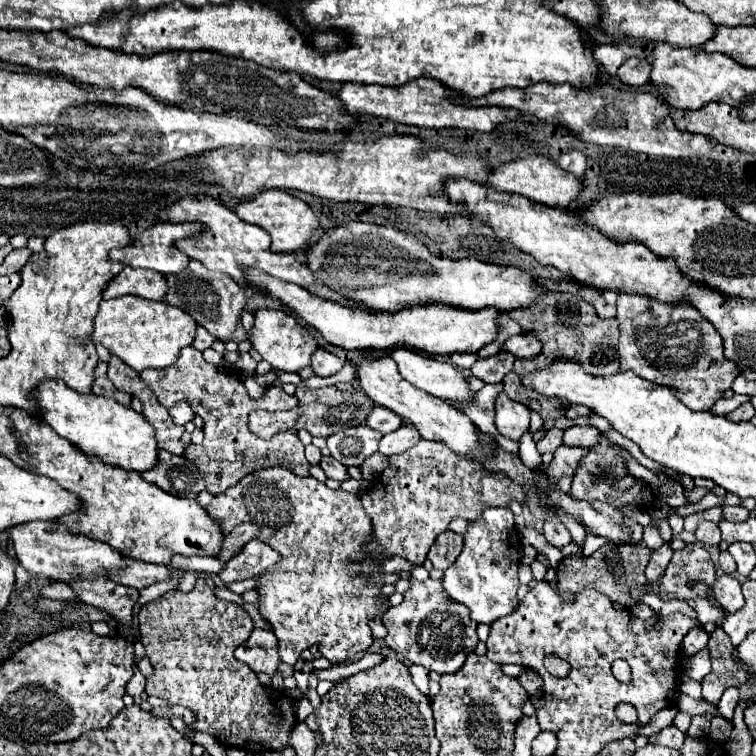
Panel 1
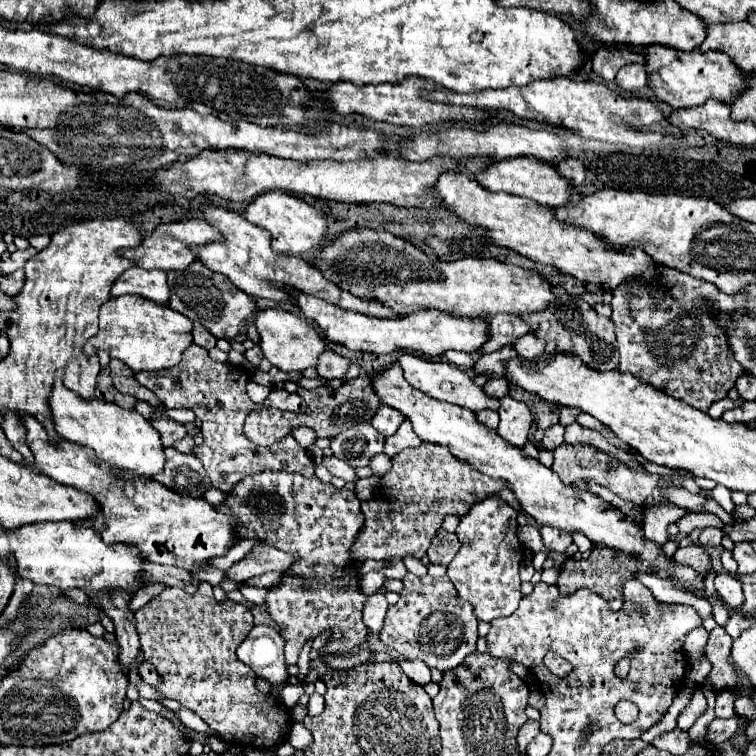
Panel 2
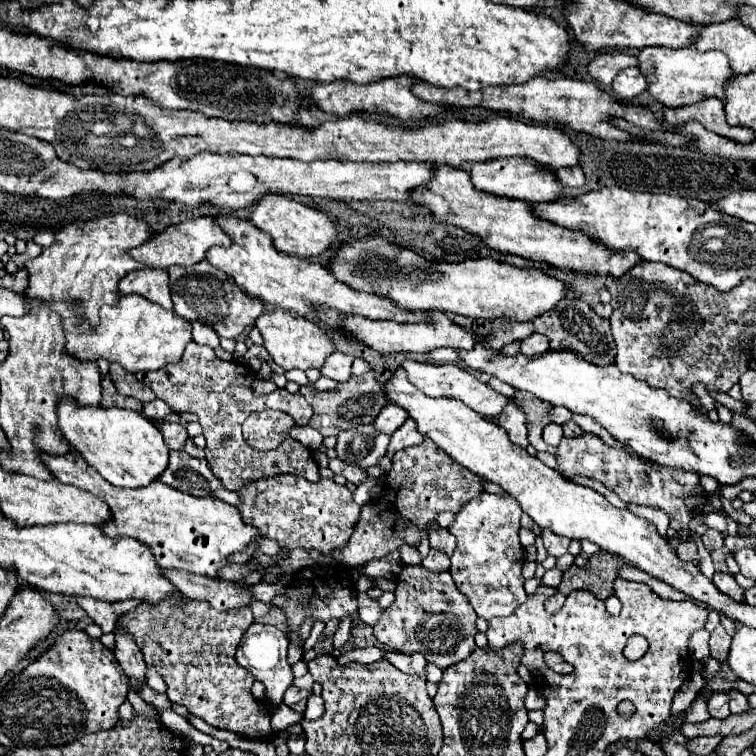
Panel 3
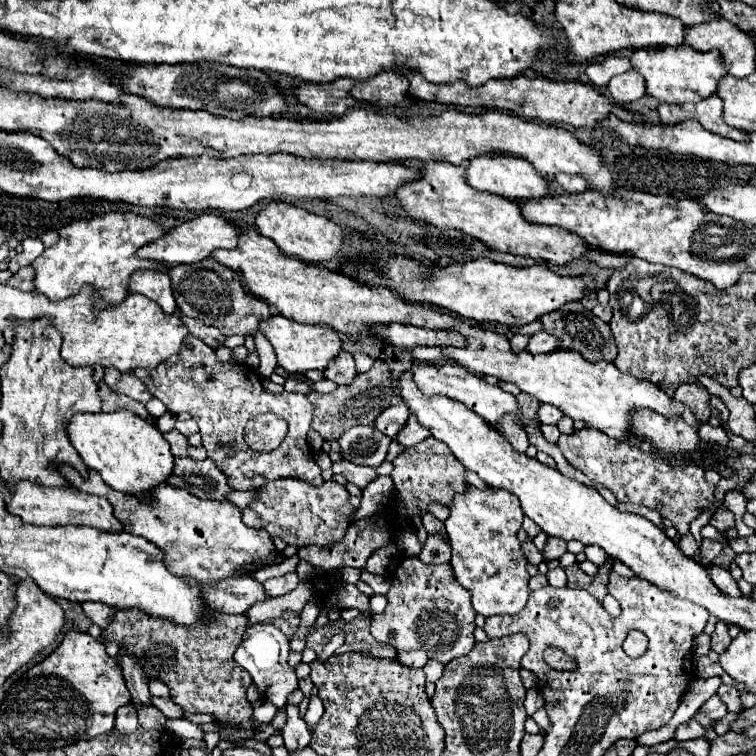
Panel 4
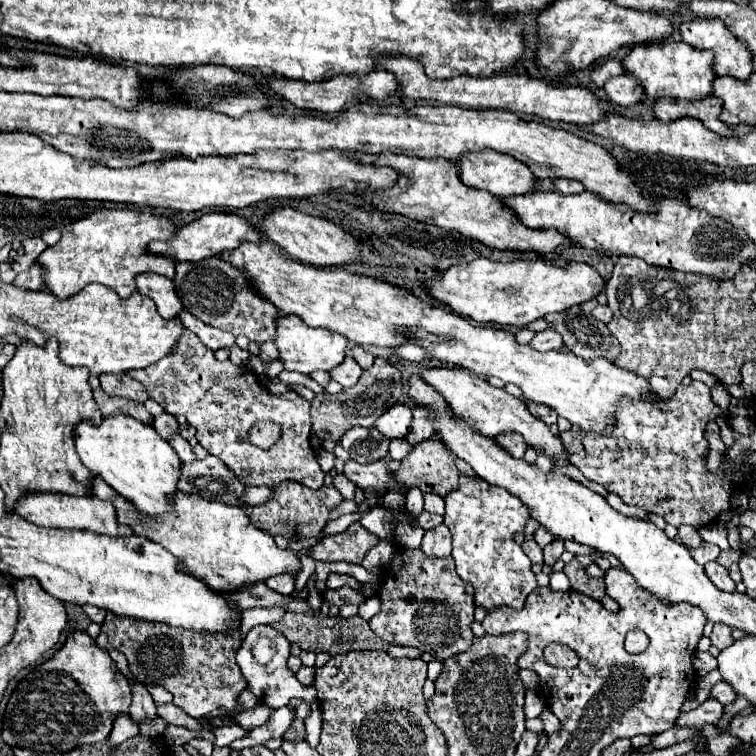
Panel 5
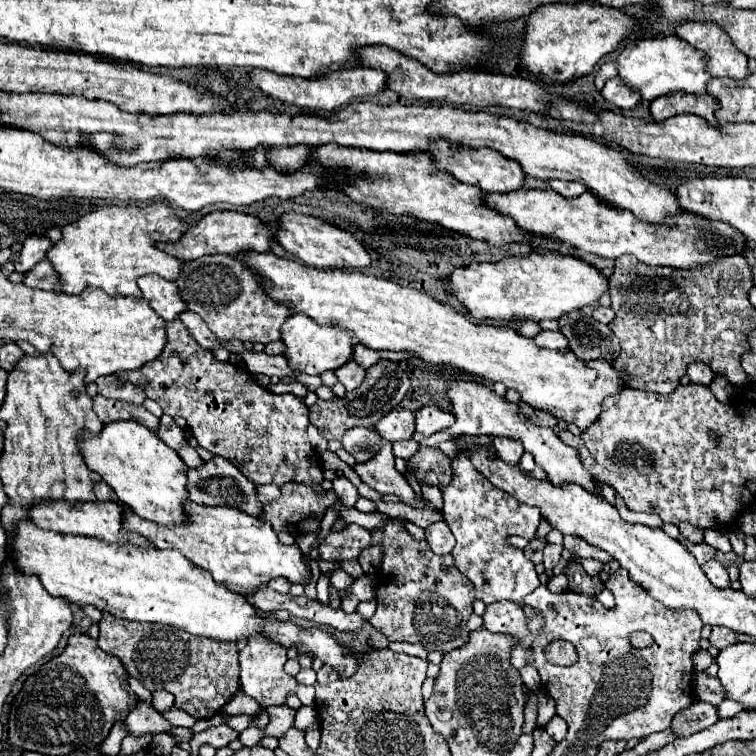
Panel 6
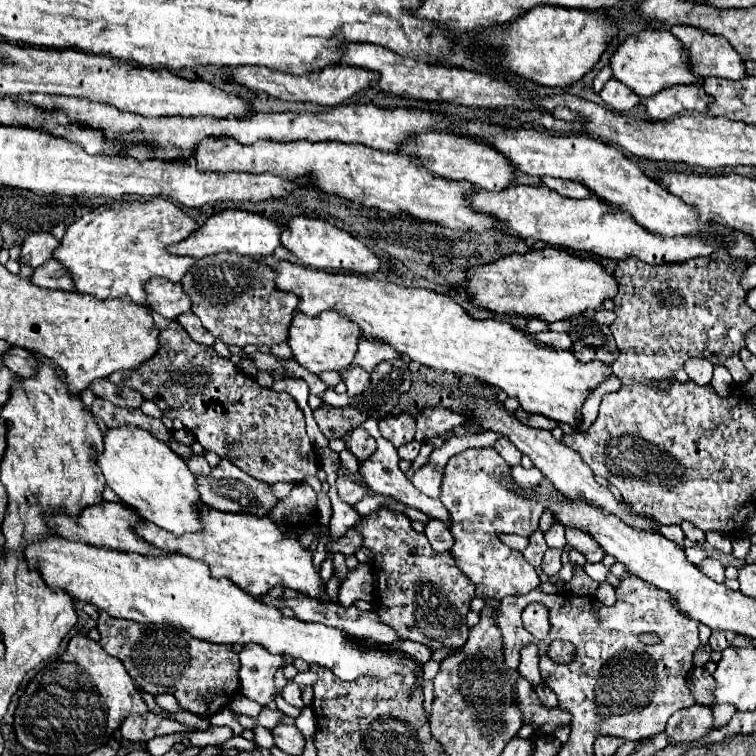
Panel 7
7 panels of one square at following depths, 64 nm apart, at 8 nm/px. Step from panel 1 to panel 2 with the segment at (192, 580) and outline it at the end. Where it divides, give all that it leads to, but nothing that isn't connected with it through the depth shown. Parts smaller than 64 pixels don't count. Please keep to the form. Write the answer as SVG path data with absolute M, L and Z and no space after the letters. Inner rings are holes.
M202 568L198 572L192 572L192 574L198 580L206 581L212 586L217 586L226 579L225 572L217 568Z

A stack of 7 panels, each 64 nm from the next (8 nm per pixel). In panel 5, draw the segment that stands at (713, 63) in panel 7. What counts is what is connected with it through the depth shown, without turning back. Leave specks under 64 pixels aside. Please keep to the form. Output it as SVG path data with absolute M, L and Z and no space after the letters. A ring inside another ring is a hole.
M692 20L680 24L686 44L714 52L714 74L744 80L752 74L752 54L740 44L720 20Z

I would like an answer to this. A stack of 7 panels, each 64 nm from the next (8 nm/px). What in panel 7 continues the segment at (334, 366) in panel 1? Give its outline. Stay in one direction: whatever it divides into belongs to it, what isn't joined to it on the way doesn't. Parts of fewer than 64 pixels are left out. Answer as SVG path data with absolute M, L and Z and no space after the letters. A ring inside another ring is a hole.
M360 366L348 368L348 370L342 372L342 382L348 386L348 396L354 398L370 386L370 374Z

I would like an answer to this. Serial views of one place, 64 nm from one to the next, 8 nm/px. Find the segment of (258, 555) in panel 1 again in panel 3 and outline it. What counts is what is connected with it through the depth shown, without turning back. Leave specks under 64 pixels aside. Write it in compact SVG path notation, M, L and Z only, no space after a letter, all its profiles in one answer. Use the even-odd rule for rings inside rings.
M426 438L422 444L398 450L392 456L392 470L386 476L386 494L382 494L376 502L362 506L360 520L354 526L354 532L344 548L330 554L296 548L286 560L280 560L280 566L284 572L298 572L300 568L322 564L356 568L364 566L372 558L386 556L402 544L418 546L422 538L428 538L426 524L436 522L438 512L452 510L456 514L460 510L460 504L466 504L472 496L476 496L476 492L482 492L480 478L452 460L450 454L438 448L430 438ZM378 506L382 506L382 510Z

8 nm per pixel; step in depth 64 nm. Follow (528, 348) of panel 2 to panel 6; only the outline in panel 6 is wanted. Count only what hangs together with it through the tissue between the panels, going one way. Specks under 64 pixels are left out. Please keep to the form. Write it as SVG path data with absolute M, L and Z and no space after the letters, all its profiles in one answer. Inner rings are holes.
M540 332L534 342L542 348L554 348L554 350L566 350L568 348L568 340L562 332Z

